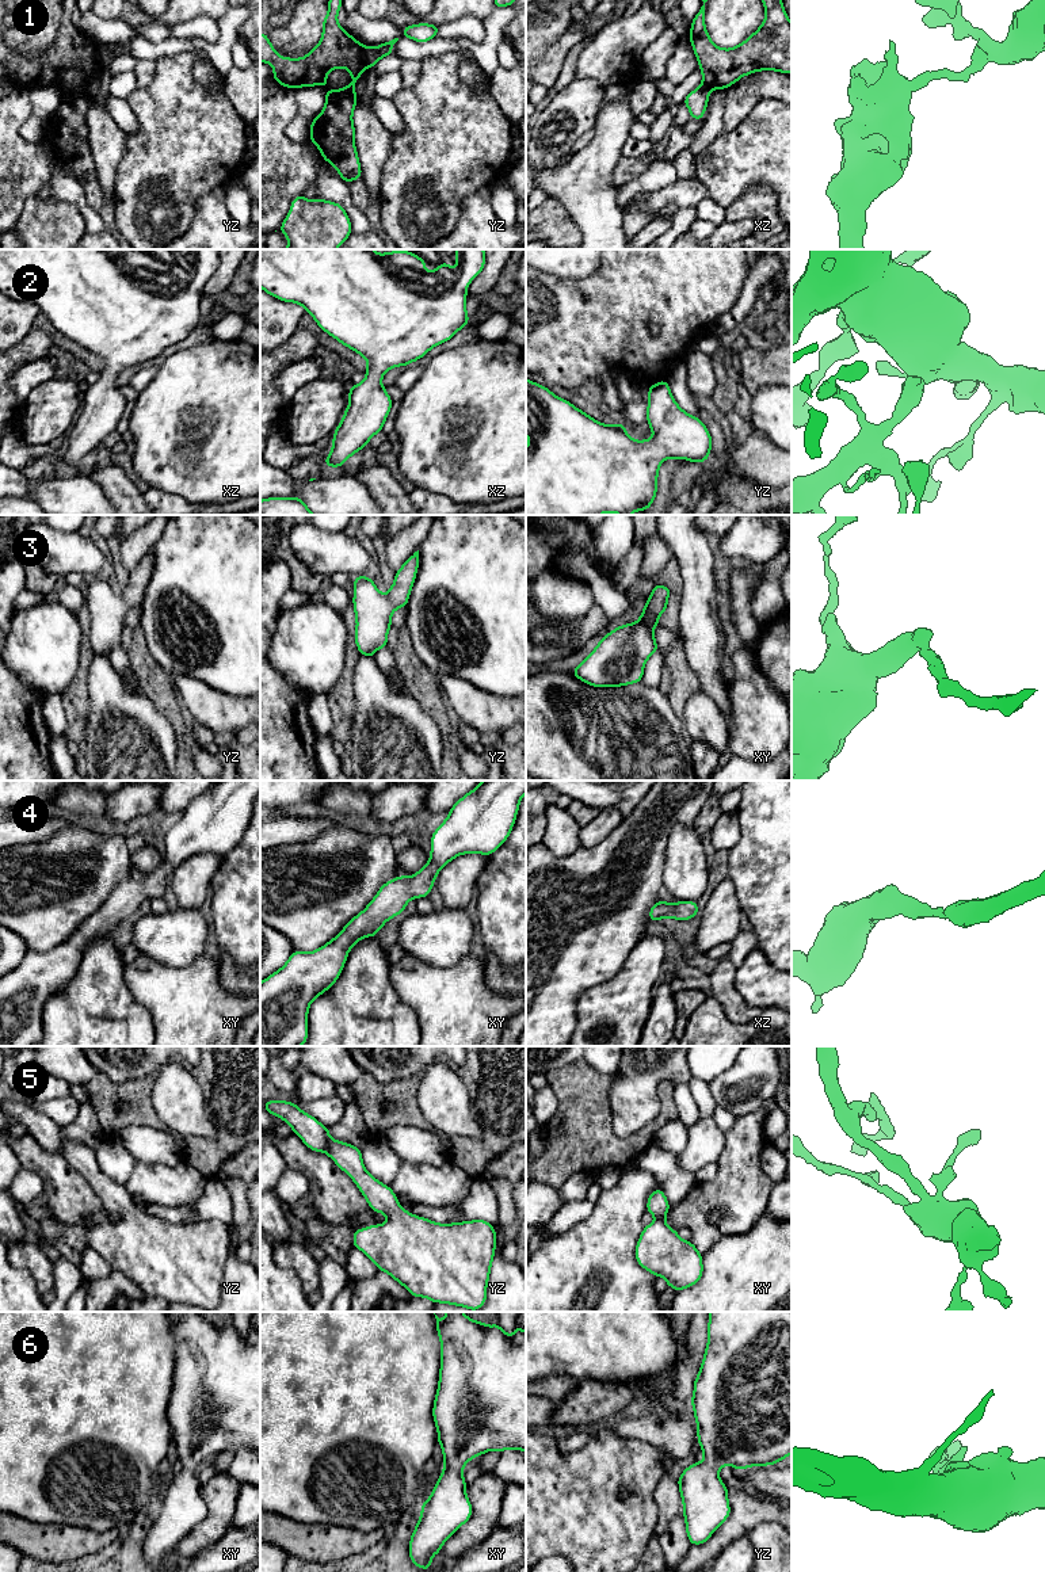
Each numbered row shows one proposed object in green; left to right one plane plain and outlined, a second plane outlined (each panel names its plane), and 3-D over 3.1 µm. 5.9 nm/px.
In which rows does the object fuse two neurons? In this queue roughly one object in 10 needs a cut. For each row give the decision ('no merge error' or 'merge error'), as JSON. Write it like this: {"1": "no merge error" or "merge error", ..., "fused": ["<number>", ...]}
{"1": "merge error", "2": "no merge error", "3": "no merge error", "4": "no merge error", "5": "no merge error", "6": "no merge error", "fused": ["1"]}

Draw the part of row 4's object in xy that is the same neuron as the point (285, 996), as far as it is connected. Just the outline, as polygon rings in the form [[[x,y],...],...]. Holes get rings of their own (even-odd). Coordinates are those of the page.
[[[483,781],[449,810],[447,819],[431,837],[428,863],[411,877],[398,875],[384,884],[369,905],[323,947],[305,953],[294,950],[287,962],[260,982],[260,1046],[301,1046],[308,1039],[310,1003],[329,989],[342,974],[348,951],[361,939],[375,936],[384,924],[405,911],[411,898],[427,897],[440,869],[461,854],[491,855],[510,836],[526,781]]]

